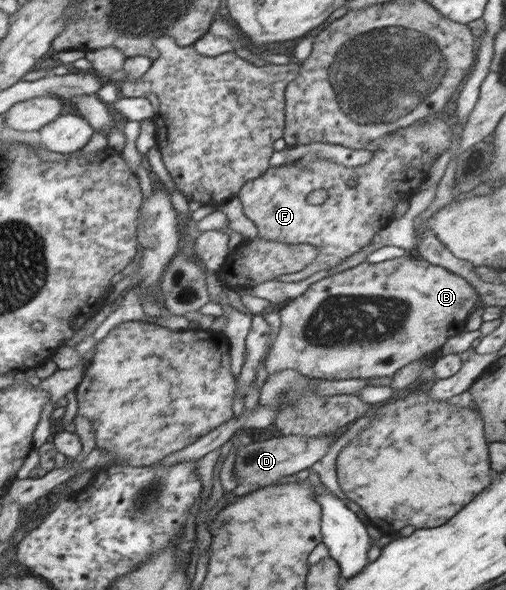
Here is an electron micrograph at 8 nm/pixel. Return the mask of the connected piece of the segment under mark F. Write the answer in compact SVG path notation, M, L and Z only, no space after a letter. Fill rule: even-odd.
M440 114L429 115L378 141L379 149L363 166L343 166L328 160L318 160L310 166L269 166L261 176L246 182L237 196L244 215L257 226L258 238L287 244L307 243L318 250L315 260L307 268L276 279L299 282L319 271L334 268L367 246L375 233L394 219L397 202L409 200L419 192L428 170L439 154L448 150L453 135L451 128L440 119ZM350 178L356 178L355 187L347 185ZM321 188L327 190L328 198L319 205L309 204L307 196Z

